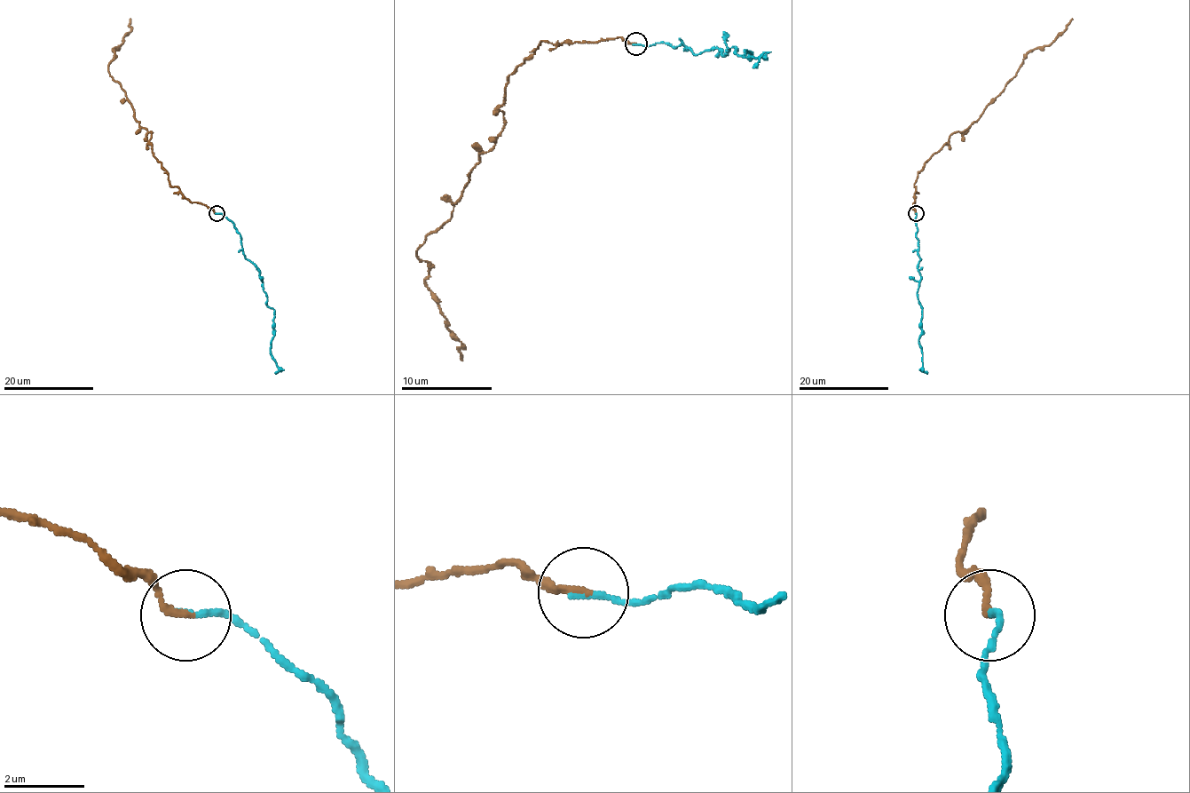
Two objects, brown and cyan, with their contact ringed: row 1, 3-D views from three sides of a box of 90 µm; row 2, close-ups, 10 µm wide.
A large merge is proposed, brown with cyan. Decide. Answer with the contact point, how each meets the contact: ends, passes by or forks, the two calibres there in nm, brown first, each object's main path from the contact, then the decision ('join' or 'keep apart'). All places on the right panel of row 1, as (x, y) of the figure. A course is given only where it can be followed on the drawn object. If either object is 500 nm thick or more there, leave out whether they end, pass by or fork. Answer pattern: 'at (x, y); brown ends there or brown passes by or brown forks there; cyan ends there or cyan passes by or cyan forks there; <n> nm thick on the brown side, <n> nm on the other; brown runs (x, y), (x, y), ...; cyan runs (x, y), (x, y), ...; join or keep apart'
at (916, 213); brown ends there; cyan ends there; 160 nm thick on the brown side, 160 nm on the other; brown runs (916, 214), (912, 205), (918, 172), (954, 133), (965, 130), (979, 118), (1025, 56), (1048, 46), (1072, 18); cyan runs (916, 214), (920, 260), (917, 291), (922, 311), (919, 345), (922, 370), (927, 373); join

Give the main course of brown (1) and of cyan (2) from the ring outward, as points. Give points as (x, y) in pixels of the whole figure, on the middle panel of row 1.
1: (636, 44), (543, 40), (509, 76), (496, 144), (480, 155), (453, 215), (416, 250), (461, 360)
2: (636, 44), (702, 53), (731, 46), (761, 58), (752, 67)

